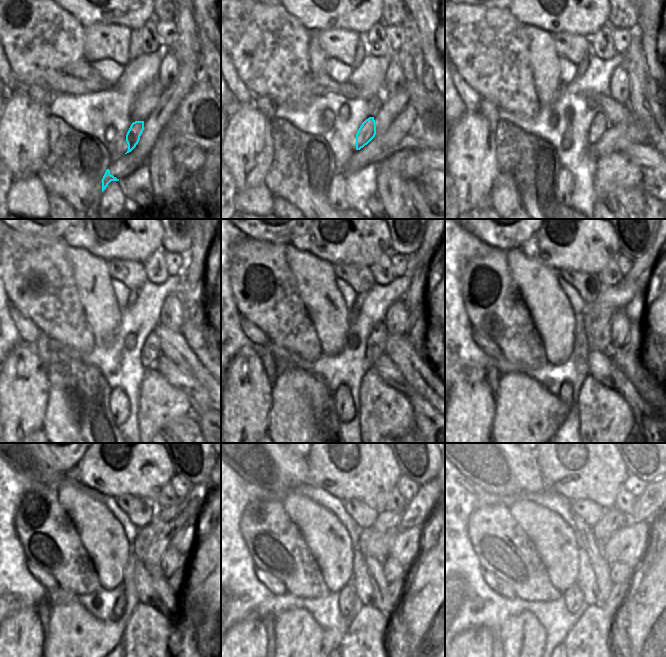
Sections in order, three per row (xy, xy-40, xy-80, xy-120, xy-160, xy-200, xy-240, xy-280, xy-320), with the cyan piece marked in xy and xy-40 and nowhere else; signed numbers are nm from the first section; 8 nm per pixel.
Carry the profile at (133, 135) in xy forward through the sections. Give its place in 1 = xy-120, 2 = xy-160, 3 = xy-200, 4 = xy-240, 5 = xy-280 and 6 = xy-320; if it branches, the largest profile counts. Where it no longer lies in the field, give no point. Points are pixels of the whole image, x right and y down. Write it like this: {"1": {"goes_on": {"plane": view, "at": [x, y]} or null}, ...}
{"1": {"goes_on": {"plane": "xy-120", "at": [151, 352]}}, "2": {"goes_on": {"plane": "xy-160", "at": [376, 344]}}, "3": {"goes_on": {"plane": "xy-200", "at": [598, 326]}}, "4": {"goes_on": {"plane": "xy-240", "at": [151, 541]}}, "5": {"goes_on": {"plane": "xy-280", "at": [376, 543]}}, "6": {"goes_on": {"plane": "xy-320", "at": [648, 505]}}}

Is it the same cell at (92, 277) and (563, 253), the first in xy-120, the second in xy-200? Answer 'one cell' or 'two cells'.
two cells

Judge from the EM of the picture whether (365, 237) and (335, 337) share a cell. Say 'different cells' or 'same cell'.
different cells

